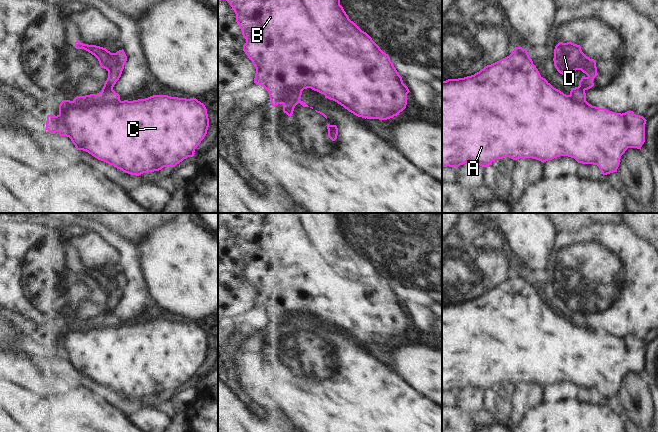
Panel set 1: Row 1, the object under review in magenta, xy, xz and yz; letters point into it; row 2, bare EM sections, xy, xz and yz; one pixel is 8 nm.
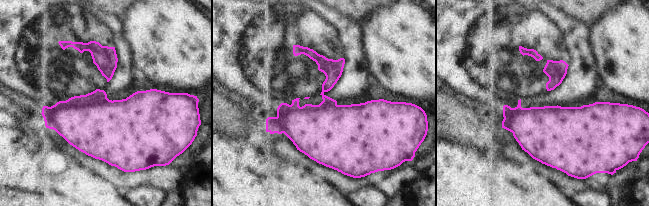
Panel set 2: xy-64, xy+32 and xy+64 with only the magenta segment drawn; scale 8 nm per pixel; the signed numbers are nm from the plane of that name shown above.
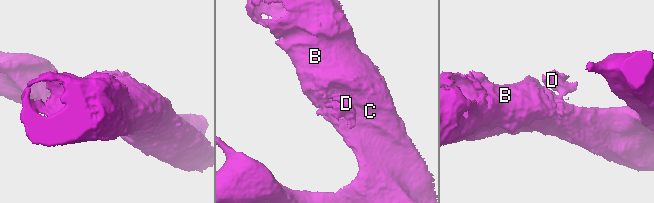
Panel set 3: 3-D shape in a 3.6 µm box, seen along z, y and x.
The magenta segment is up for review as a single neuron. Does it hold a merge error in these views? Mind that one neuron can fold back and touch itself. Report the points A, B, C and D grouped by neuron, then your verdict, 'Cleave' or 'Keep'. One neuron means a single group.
Groups: A B C / D. Cleave.

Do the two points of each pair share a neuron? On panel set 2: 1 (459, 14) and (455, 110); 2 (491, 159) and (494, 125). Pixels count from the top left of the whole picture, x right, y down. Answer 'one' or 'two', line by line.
1: two
2: two

